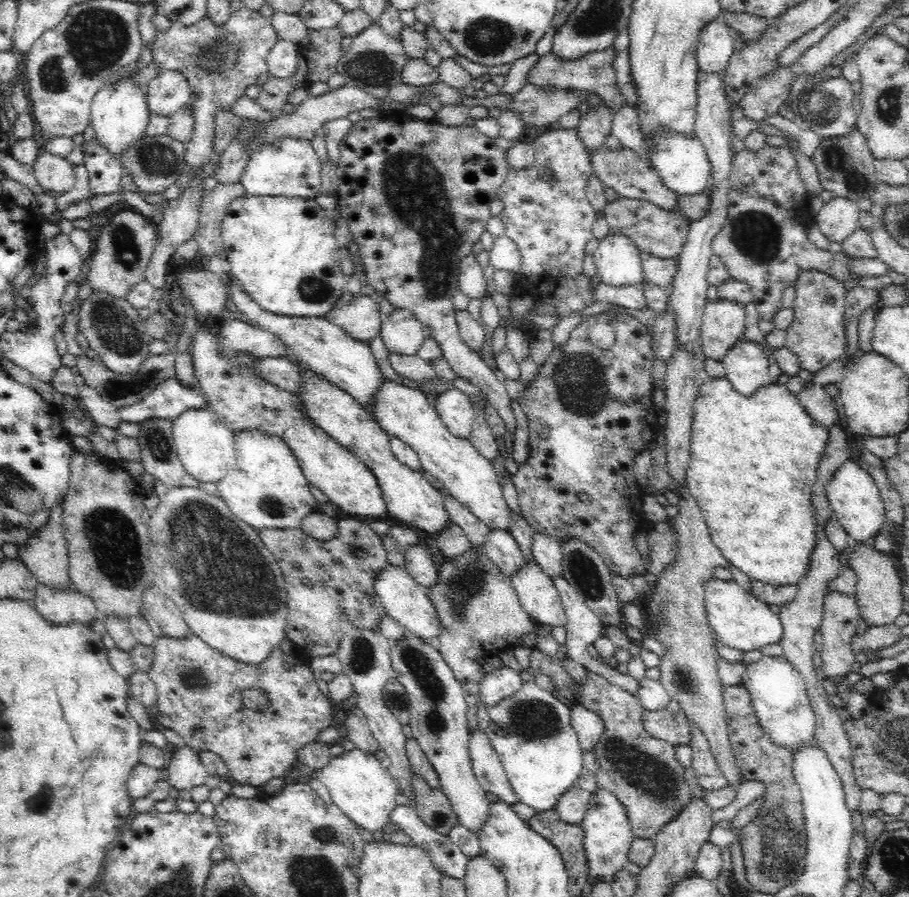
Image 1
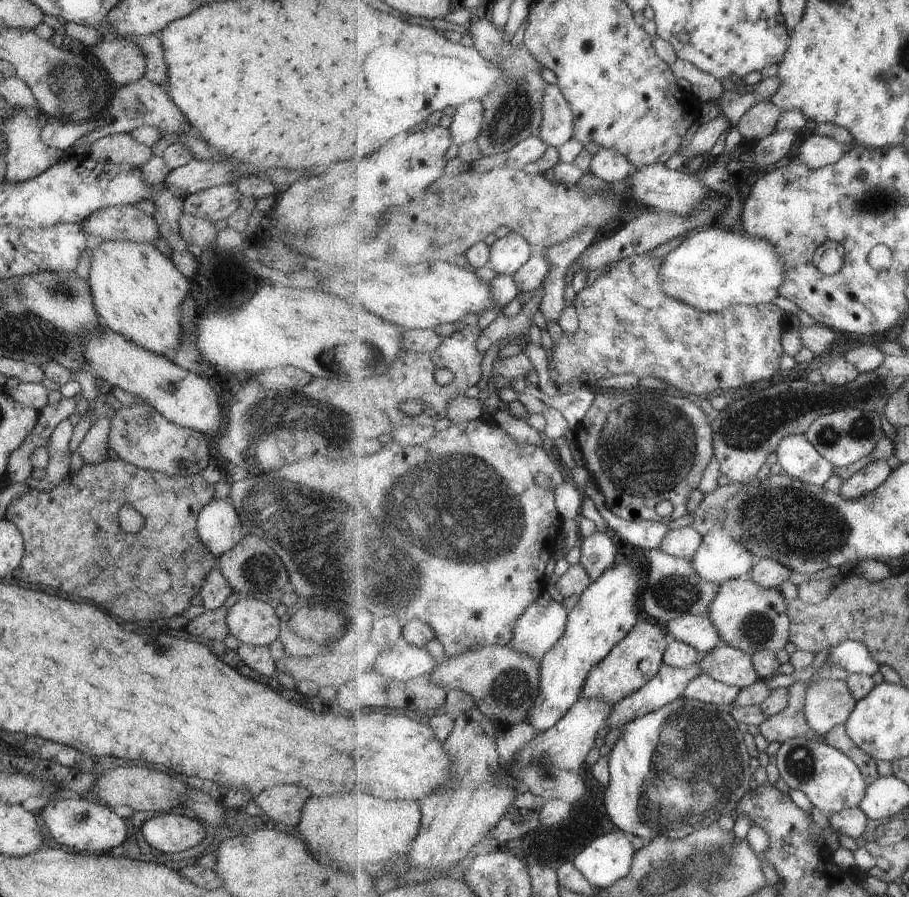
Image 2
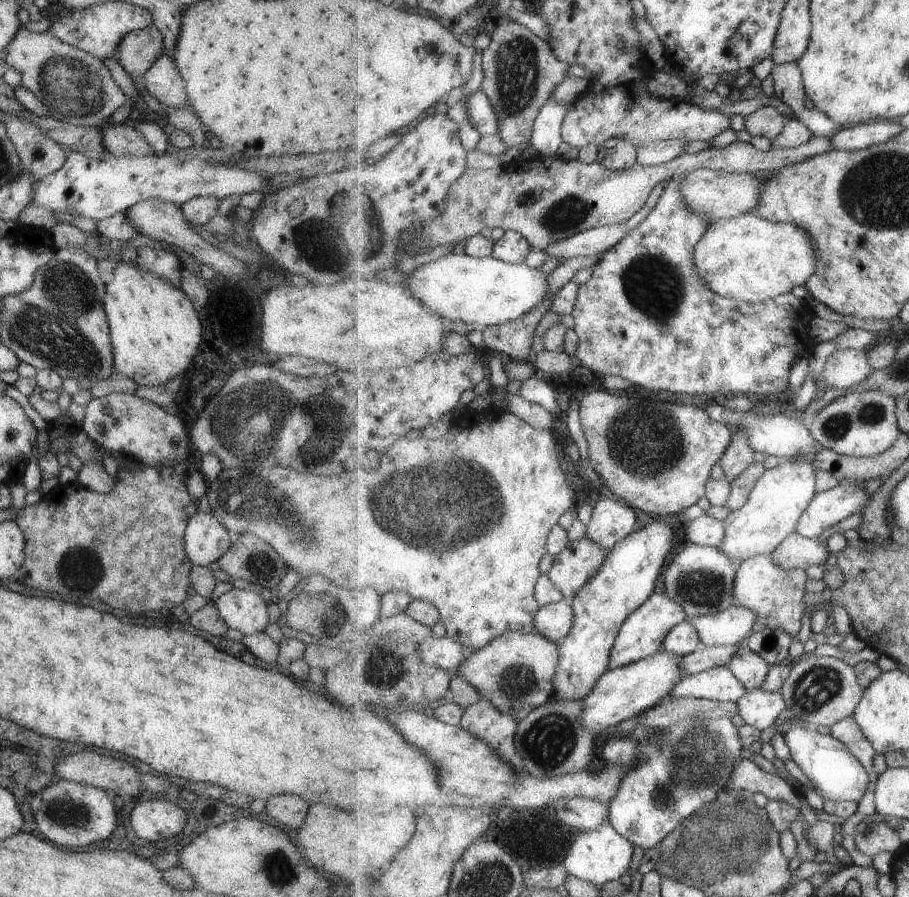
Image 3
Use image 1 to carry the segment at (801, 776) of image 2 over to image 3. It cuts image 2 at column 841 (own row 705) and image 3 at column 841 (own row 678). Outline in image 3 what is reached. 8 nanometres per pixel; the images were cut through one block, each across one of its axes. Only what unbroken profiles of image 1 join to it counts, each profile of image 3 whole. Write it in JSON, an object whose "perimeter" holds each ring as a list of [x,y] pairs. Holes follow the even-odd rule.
{"perimeter":[[[799,722],[785,734],[791,760],[799,766],[803,774],[814,786],[814,791],[824,800],[859,802],[869,788],[869,774],[857,756],[830,734],[817,734],[812,726]]]}

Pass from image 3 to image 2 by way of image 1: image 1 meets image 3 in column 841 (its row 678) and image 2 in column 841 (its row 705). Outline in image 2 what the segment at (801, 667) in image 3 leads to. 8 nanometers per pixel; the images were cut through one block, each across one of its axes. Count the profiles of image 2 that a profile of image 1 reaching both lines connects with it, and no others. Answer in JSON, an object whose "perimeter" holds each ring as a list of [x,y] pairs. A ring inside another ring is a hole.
{"perimeter":[[[821,678],[807,690],[805,714],[813,730],[825,736],[837,725],[846,724],[857,703],[846,680]]]}

